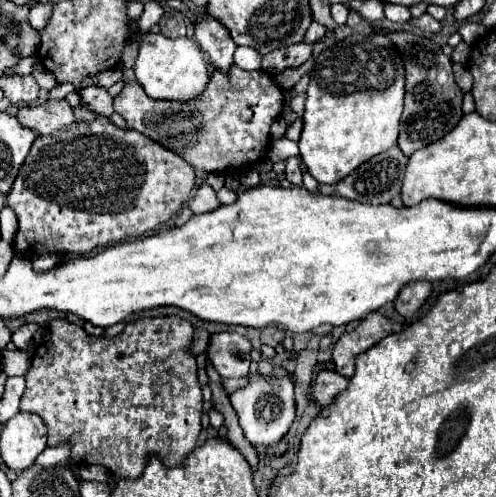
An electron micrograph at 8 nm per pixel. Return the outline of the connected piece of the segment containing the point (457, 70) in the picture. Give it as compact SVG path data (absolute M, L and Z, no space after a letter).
M454 64L454 76L456 76L456 84L460 86L462 92L470 92L472 90L472 74L470 74L468 66Z

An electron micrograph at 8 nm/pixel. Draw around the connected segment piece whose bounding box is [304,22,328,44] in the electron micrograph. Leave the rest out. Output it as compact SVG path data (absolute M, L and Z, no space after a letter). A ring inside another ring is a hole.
M312 22L310 28L308 28L308 32L306 32L306 36L304 36L304 40L314 44L316 40L320 40L320 38L326 34L326 30L328 30L328 28L324 28L324 24L316 24L316 22Z

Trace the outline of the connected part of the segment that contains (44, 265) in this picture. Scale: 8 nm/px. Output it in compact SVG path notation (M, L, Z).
M50 254L50 256L38 256L38 260L32 260L32 268L36 272L48 272L56 266L58 260L62 260L64 254Z

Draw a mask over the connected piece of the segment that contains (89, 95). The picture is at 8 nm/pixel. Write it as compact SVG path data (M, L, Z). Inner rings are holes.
M88 86L84 90L80 90L80 96L84 102L88 102L88 106L100 114L100 116L110 116L114 112L112 102L114 98L108 94L106 88L96 88L96 86Z

